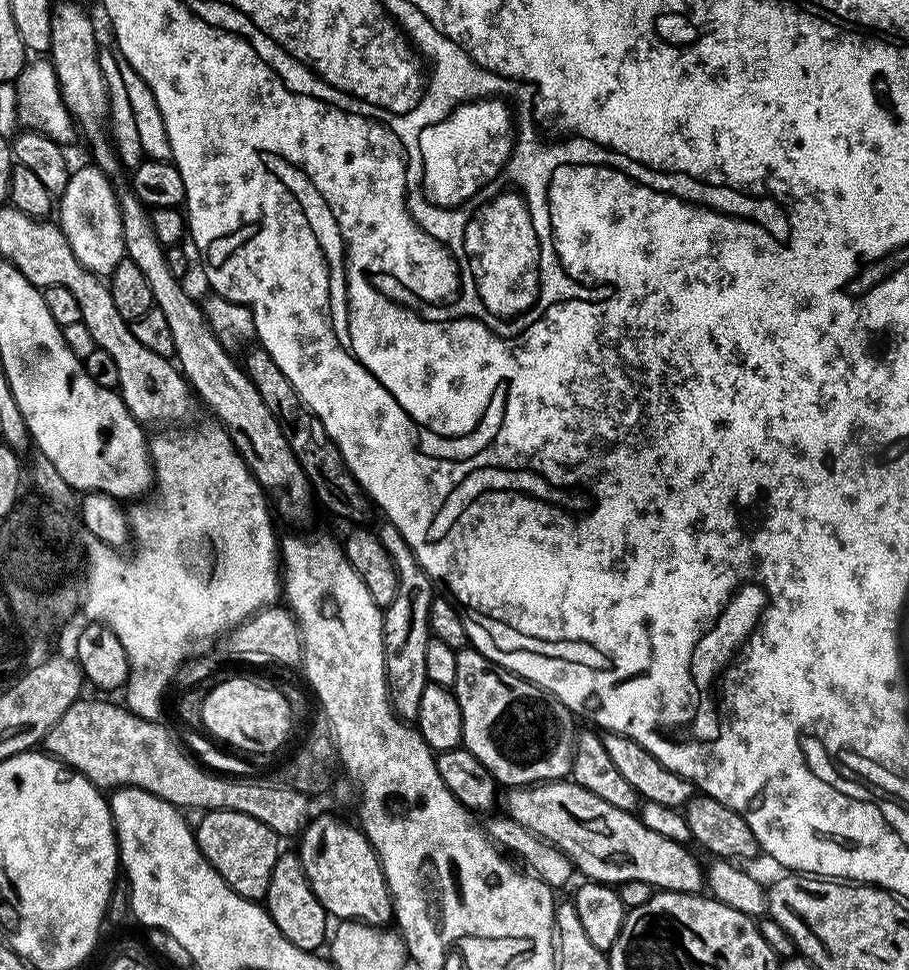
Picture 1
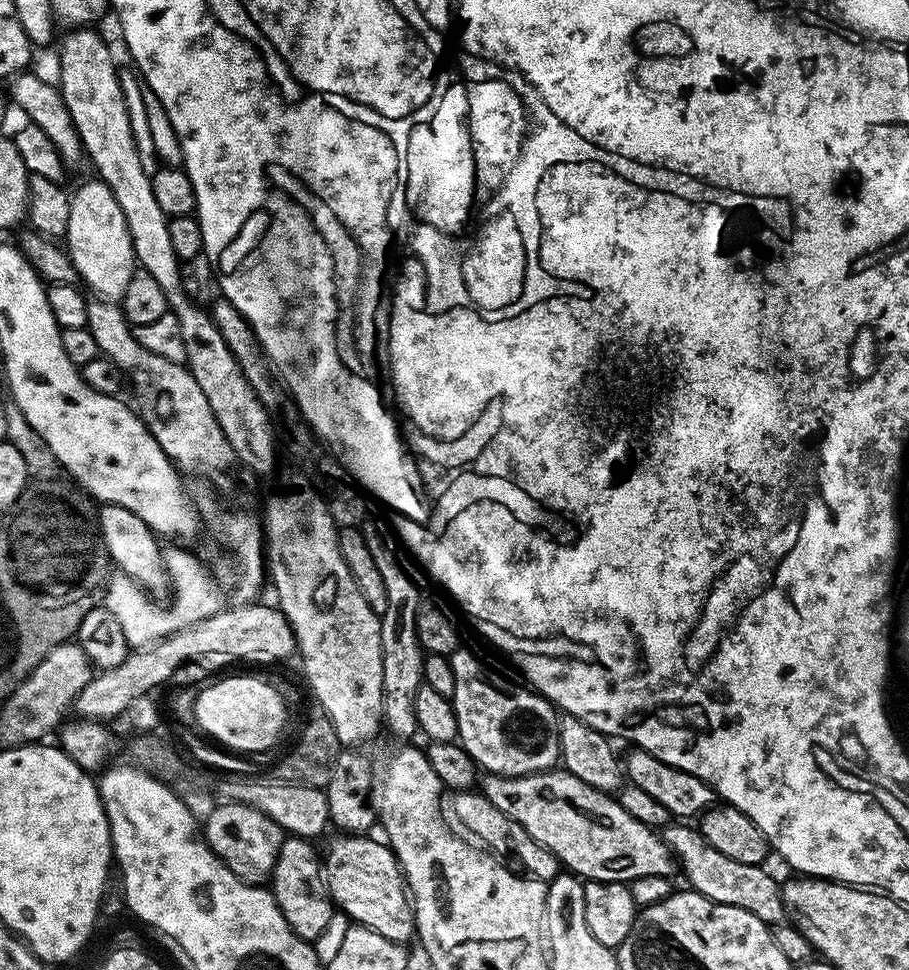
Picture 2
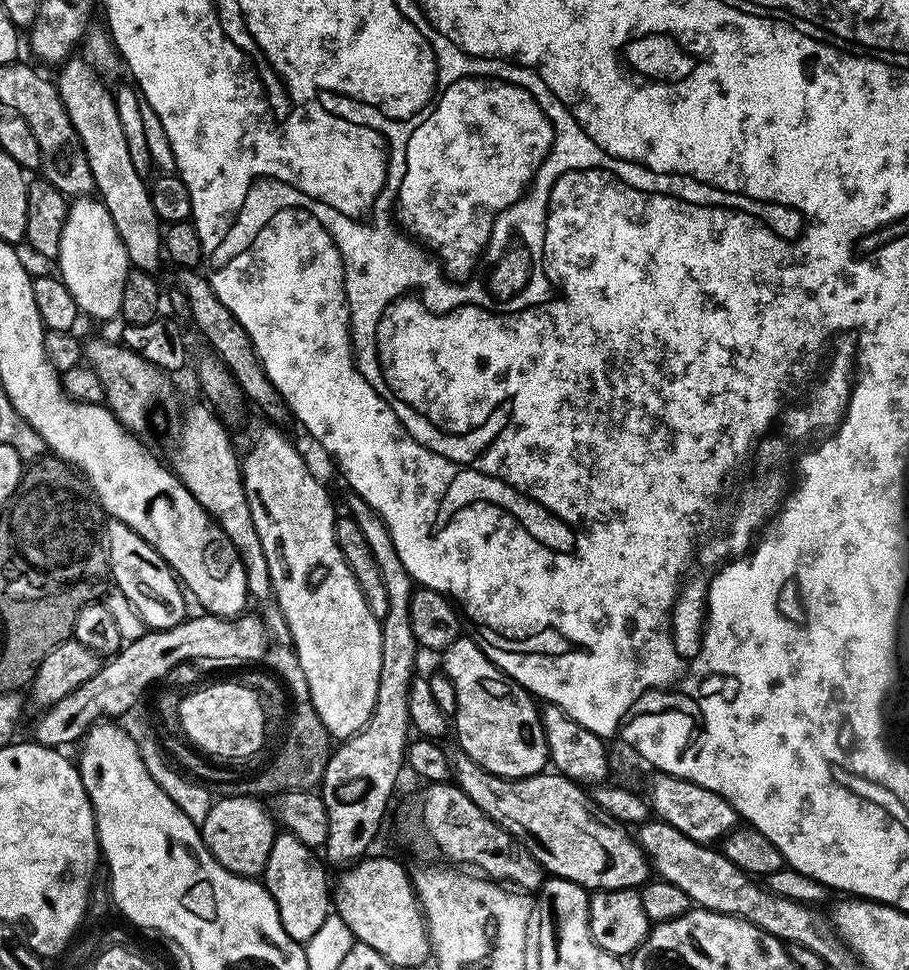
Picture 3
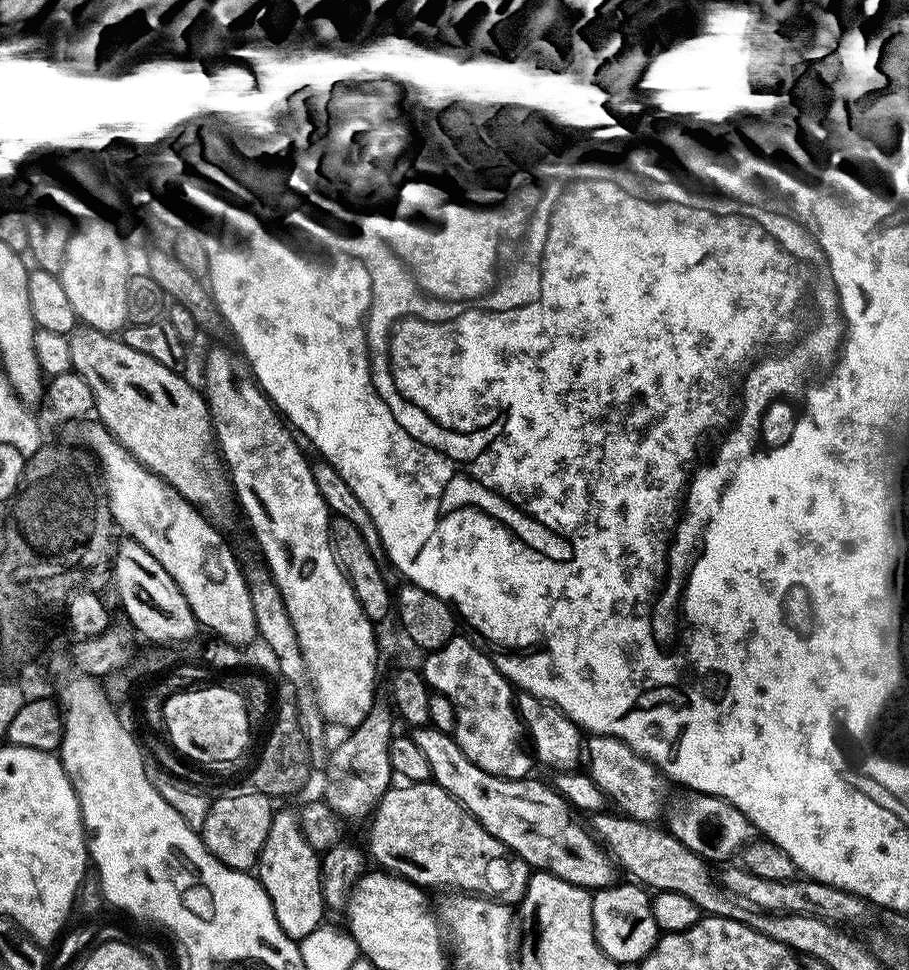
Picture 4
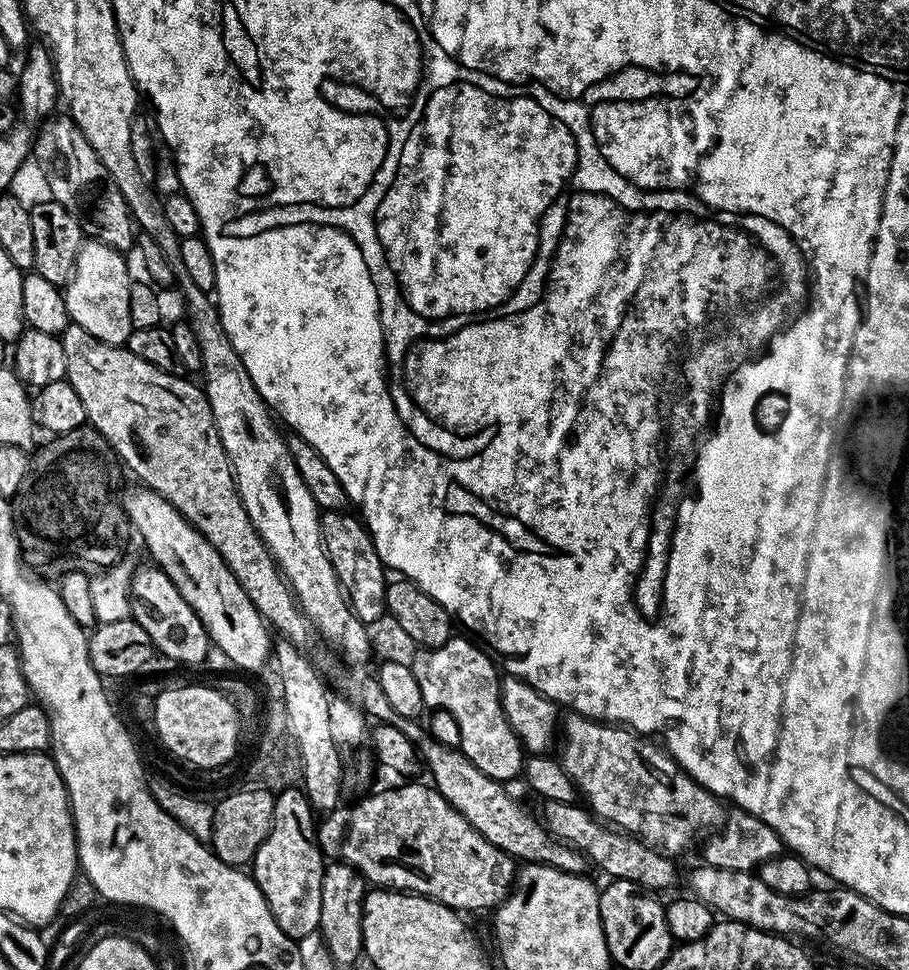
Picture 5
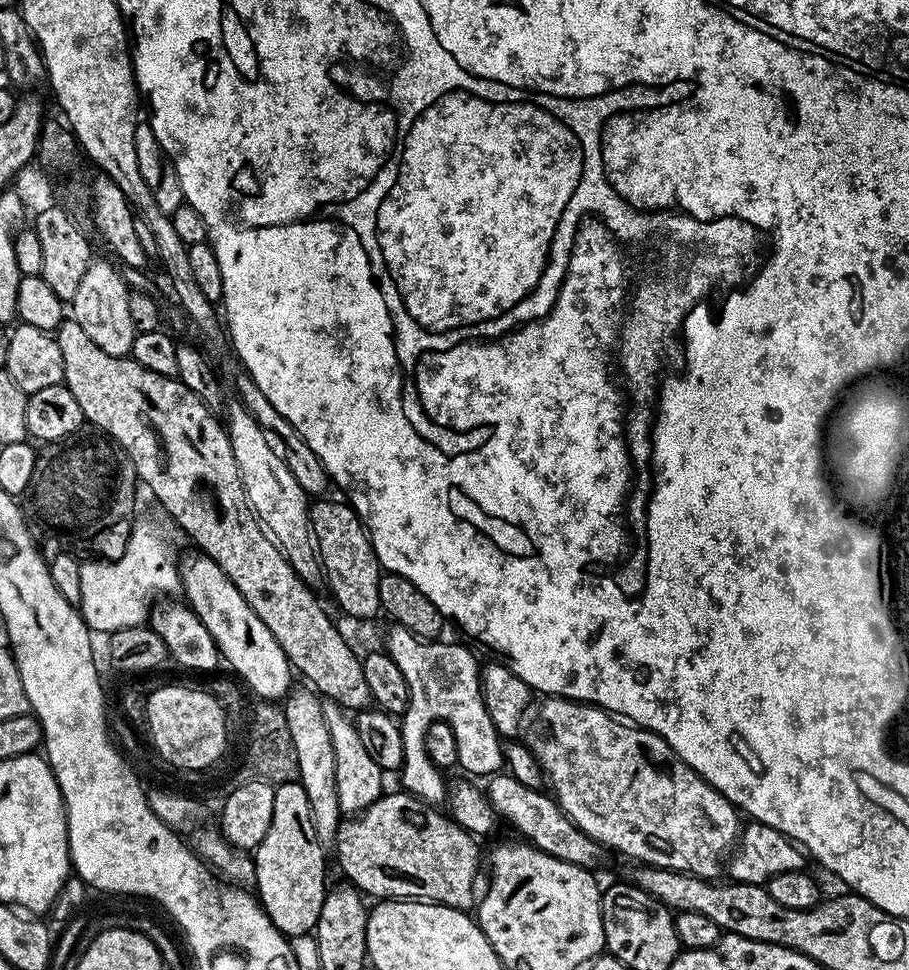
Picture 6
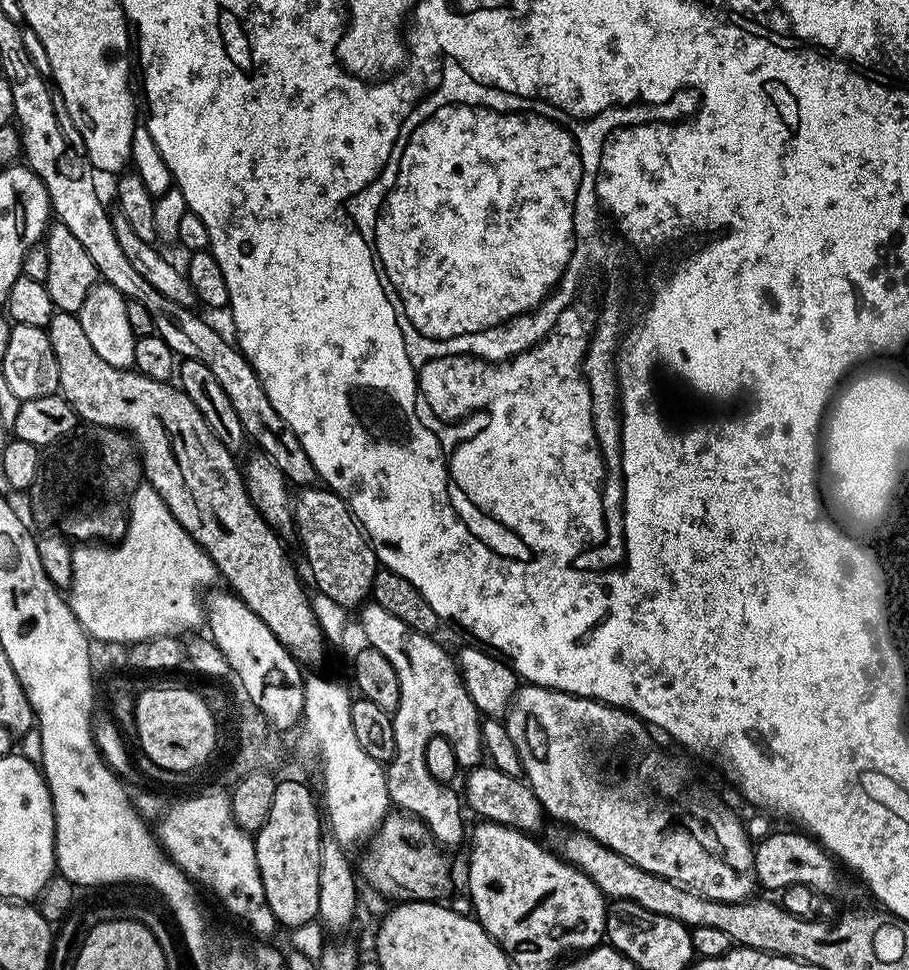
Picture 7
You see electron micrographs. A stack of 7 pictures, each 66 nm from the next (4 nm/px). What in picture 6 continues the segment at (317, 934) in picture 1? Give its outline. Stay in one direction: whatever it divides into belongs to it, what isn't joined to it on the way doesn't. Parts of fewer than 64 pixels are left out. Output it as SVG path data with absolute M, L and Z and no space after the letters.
M299 782L278 784L275 789L274 818L270 818L270 830L266 830L266 838L262 838L254 850L255 895L260 907L281 934L289 938L309 935L322 914L326 891L324 875L328 872L324 865L326 849L318 842L318 834L314 834L306 790L302 790Z

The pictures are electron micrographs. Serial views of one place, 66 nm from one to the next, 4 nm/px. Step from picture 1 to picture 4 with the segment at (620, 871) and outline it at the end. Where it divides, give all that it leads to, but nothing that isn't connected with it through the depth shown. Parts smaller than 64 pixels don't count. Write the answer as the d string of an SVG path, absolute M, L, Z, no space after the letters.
M431 726L414 728L411 729L410 735L414 742L418 742L422 752L426 754L431 779L438 786L442 786L442 790L446 790L446 794L450 794L457 800L478 823L486 826L486 830L490 830L490 834L494 834L494 838L498 838L498 842L510 846L510 850L514 850L514 854L522 857L527 862L529 869L552 872L558 878L562 878L574 886L589 890L607 888L608 885L617 883L618 868L612 857L605 852L604 845L592 835L591 831L585 825L583 828L576 821L578 816L572 805L562 798L562 794L556 792L551 783L543 784L540 780L532 780L533 778L507 780L504 776L490 774L474 762L470 762L470 758L466 758L455 735L437 728Z

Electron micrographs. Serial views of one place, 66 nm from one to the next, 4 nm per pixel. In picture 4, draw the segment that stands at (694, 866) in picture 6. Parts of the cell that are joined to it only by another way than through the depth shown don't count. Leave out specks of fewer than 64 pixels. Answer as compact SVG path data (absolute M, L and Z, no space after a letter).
M589 735L586 740L586 771L594 783L608 795L623 815L647 824L659 821L665 815L669 803L669 781L656 765L639 756L626 742L613 736Z

